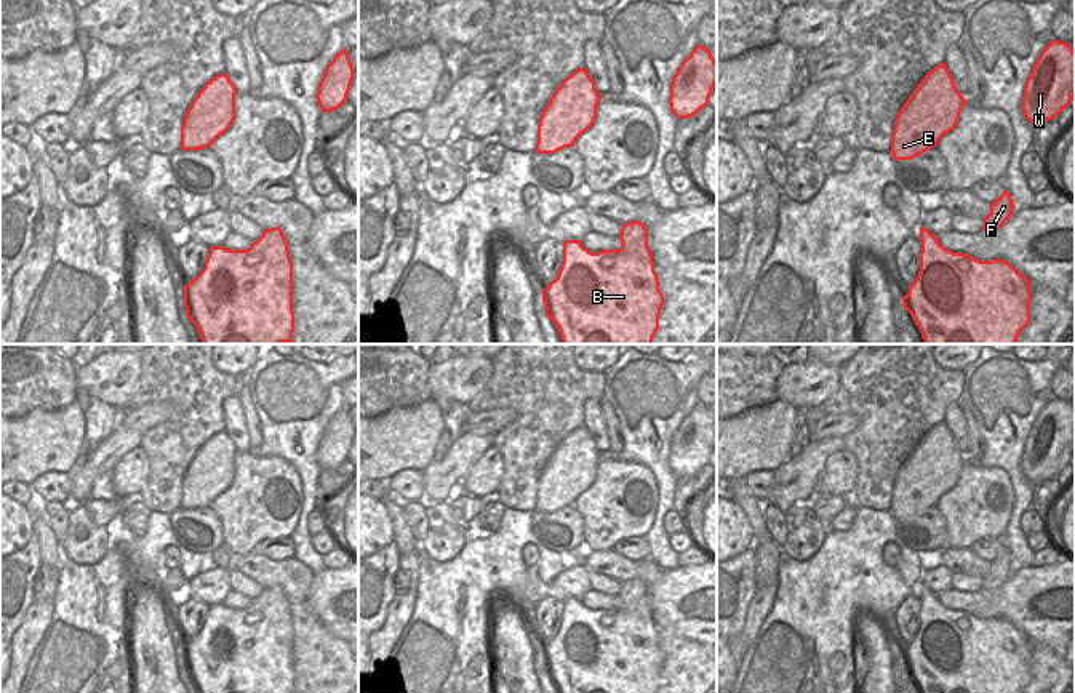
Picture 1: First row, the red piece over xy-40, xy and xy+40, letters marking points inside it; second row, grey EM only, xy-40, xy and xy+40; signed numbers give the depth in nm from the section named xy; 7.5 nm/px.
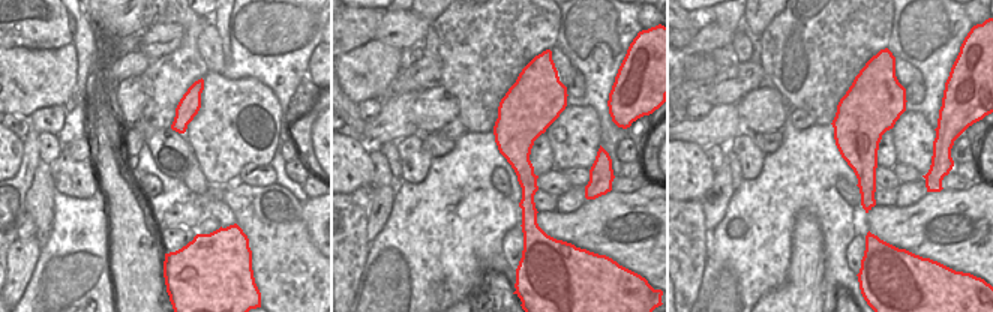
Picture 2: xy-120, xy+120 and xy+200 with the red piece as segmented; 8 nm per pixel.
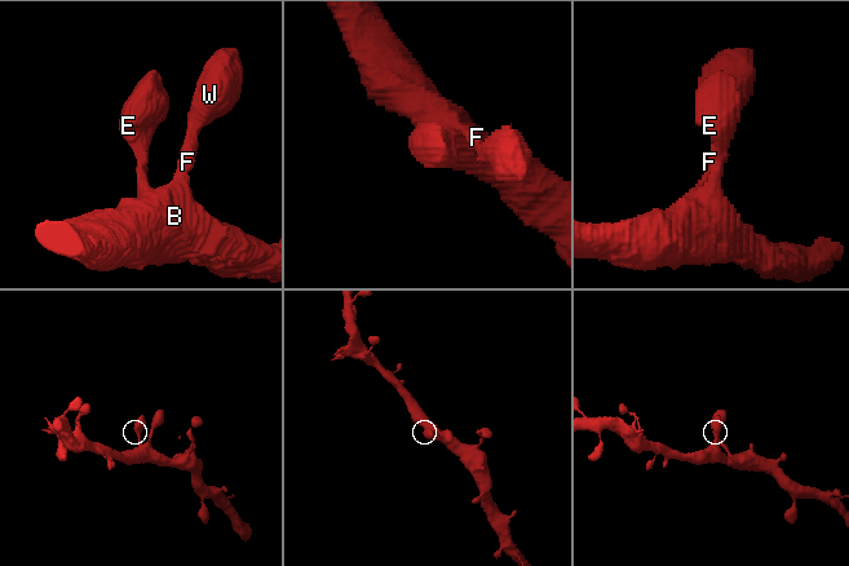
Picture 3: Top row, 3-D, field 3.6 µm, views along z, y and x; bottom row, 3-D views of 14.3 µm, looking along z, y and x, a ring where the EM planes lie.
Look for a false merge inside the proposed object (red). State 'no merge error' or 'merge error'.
no merge error

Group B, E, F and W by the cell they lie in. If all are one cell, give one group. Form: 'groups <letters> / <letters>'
groups B E F W

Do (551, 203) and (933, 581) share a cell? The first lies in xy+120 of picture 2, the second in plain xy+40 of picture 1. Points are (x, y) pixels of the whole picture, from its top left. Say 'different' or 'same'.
same

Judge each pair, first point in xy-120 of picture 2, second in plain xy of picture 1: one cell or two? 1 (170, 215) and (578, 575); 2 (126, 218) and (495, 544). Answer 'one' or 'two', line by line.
1: one
2: two

